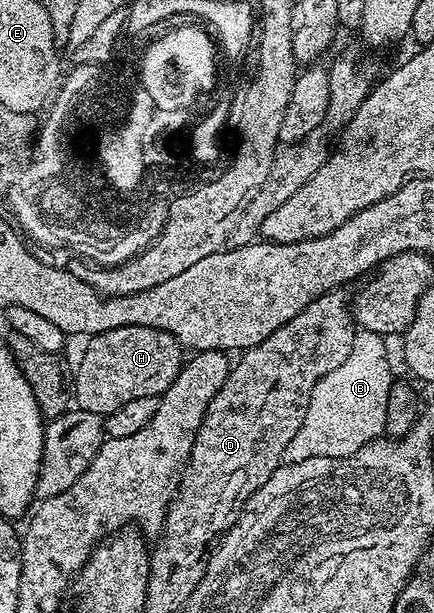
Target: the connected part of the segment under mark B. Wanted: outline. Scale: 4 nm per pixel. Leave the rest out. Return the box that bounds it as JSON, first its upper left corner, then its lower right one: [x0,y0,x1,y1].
[284,329,396,463]

